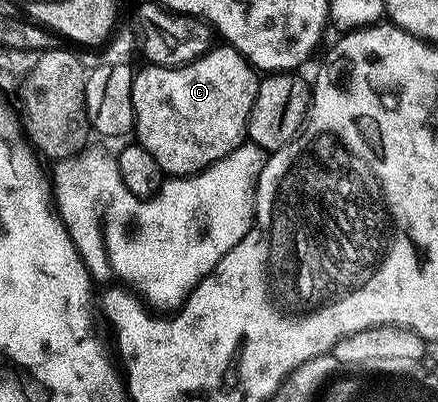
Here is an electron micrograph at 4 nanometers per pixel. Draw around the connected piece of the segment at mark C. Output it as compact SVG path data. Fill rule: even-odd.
M226 43L220 46L220 49L208 49L203 56L185 65L148 64L147 69L140 73L138 70L131 78L135 112L134 136L139 136L136 137L138 144L143 145L145 151L149 151L153 159L157 159L164 174L171 177L190 177L193 173L200 173L202 169L225 159L225 155L229 155L238 145L248 140L247 120L257 99L261 77L242 53Z

